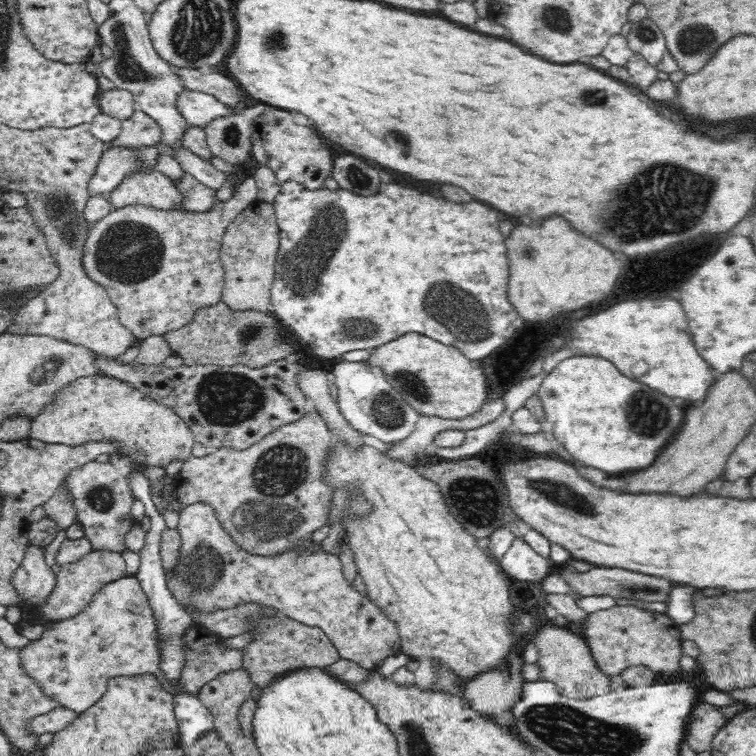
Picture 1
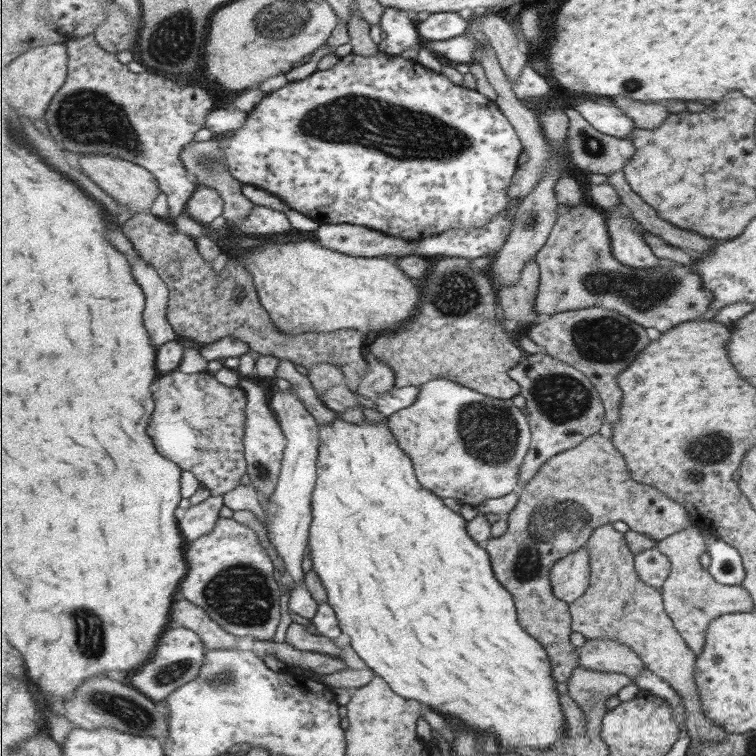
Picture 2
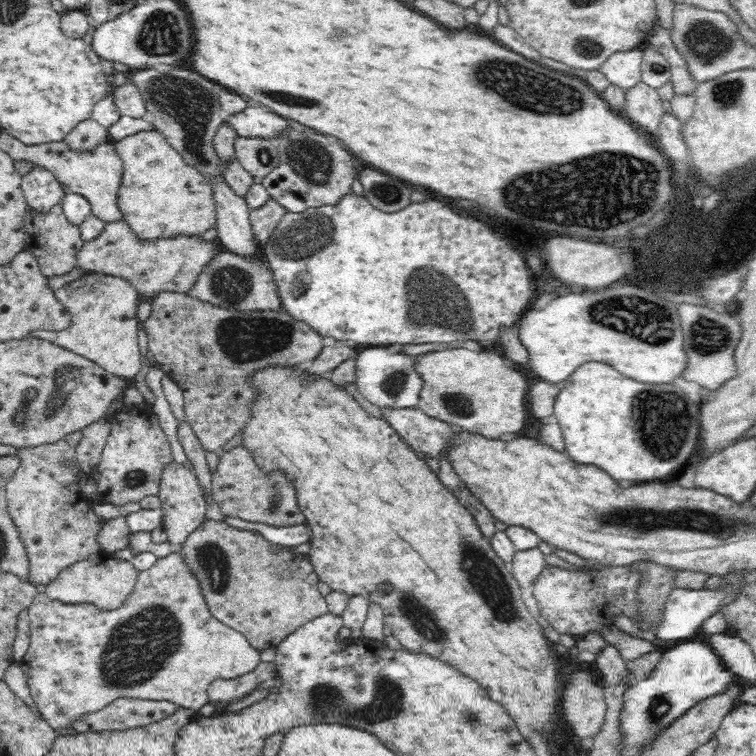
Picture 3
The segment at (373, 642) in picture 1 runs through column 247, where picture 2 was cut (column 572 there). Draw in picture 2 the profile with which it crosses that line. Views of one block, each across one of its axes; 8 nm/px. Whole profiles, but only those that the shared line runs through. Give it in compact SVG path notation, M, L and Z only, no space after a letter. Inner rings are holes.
M588 545L575 553L561 558L551 569L554 594L565 602L577 601L590 588L591 556Z

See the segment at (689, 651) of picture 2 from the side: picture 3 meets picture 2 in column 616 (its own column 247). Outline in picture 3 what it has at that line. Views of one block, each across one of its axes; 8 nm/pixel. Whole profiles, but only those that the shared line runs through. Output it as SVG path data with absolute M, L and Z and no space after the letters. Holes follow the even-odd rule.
M205 518L181 542L178 554L185 568L196 579L214 618L242 633L259 651L282 642L310 619L329 613L326 599L318 591L319 576L309 554L300 554L292 546L274 544L261 531L238 529L225 520Z

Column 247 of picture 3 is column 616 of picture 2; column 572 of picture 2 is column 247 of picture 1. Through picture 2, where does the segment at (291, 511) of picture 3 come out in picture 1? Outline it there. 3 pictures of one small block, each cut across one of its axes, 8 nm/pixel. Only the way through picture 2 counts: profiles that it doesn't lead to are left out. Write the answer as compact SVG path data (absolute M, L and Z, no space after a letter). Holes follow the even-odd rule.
M308 410L303 417L247 450L238 452L230 448L210 450L202 458L191 457L184 461L180 472L173 478L175 498L181 508L193 504L208 505L220 526L232 540L246 551L258 557L278 557L311 539L311 534L330 522L335 486L329 481L329 460L336 446L334 436L315 413ZM266 610L266 613L258 614L256 618L250 618L250 626L246 626L245 632L250 634L250 642L241 648L241 668L246 671L247 677L258 687L266 686L274 674L303 666L328 667L341 659L338 649L320 627L302 624L293 618L286 617L280 611L274 613L273 610Z

